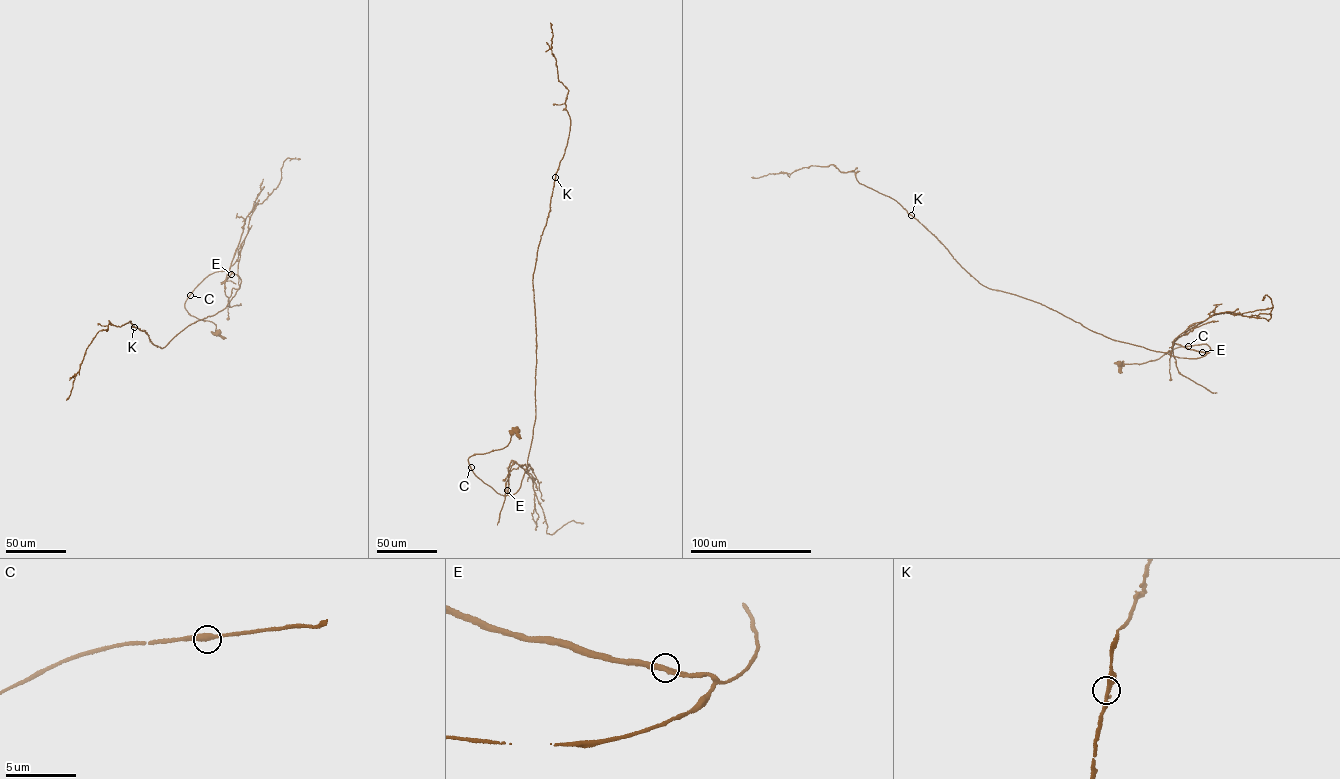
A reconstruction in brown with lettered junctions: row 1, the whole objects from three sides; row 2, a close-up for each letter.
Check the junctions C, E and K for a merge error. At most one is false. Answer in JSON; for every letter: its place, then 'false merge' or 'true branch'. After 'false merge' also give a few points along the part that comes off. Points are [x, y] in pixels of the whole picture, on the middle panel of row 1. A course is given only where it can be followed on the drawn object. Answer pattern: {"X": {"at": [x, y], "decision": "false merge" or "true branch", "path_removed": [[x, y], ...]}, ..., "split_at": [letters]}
{"C": {"at": [471, 467], "decision": "true branch"}, "E": {"at": [507, 490], "decision": "true branch"}, "K": {"at": [555, 177], "decision": "true branch"}, "split_at": []}

